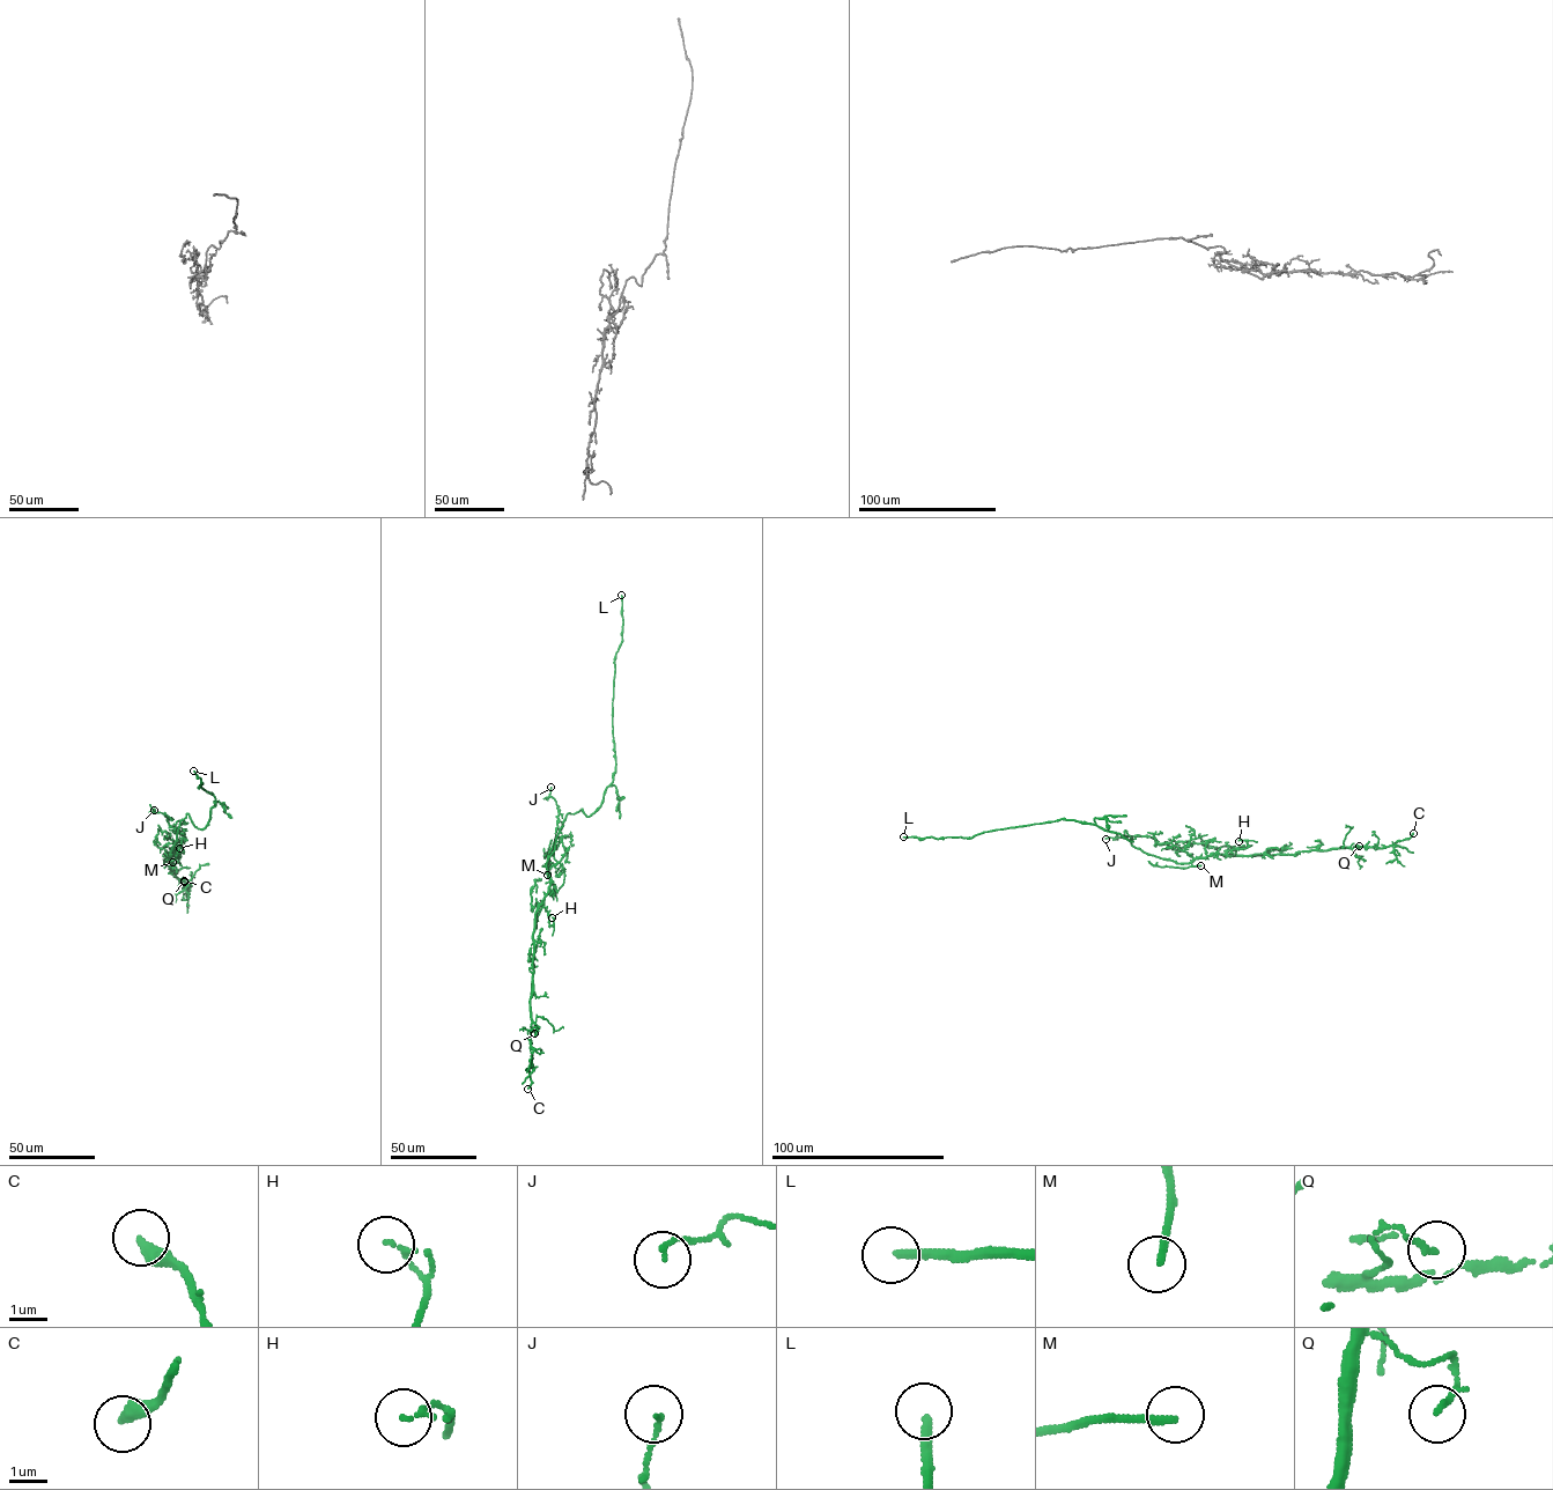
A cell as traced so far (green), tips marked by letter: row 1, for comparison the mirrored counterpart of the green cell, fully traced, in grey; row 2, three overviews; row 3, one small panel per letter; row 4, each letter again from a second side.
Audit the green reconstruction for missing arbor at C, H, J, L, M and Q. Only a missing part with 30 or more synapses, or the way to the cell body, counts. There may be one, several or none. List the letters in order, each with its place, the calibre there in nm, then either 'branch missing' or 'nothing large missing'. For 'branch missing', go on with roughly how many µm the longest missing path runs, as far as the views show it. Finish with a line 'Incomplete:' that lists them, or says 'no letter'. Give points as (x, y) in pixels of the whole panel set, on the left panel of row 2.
C: (184, 880) | 320 nm | nothing large missing
H: (179, 848) | 120 nm | nothing large missing
J: (154, 810) | 110 nm | nothing large missing
L: (193, 771) | 220 nm | branch missing | 60 µm
M: (172, 862) | 180 nm | branch missing | 170 µm
Q: (184, 882) | 160 nm | nothing large missing
Incomplete: L, M

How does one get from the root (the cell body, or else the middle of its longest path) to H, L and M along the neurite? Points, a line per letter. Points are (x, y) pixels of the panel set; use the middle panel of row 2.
H: (564, 819), (546, 864), (551, 883), (544, 906), (549, 926), (553, 924), (552, 917)
L: (564, 819), (582, 809), (591, 816), (613, 782), (614, 662), (622, 641), (621, 595)
M: (564, 819), (548, 853), (547, 875)

